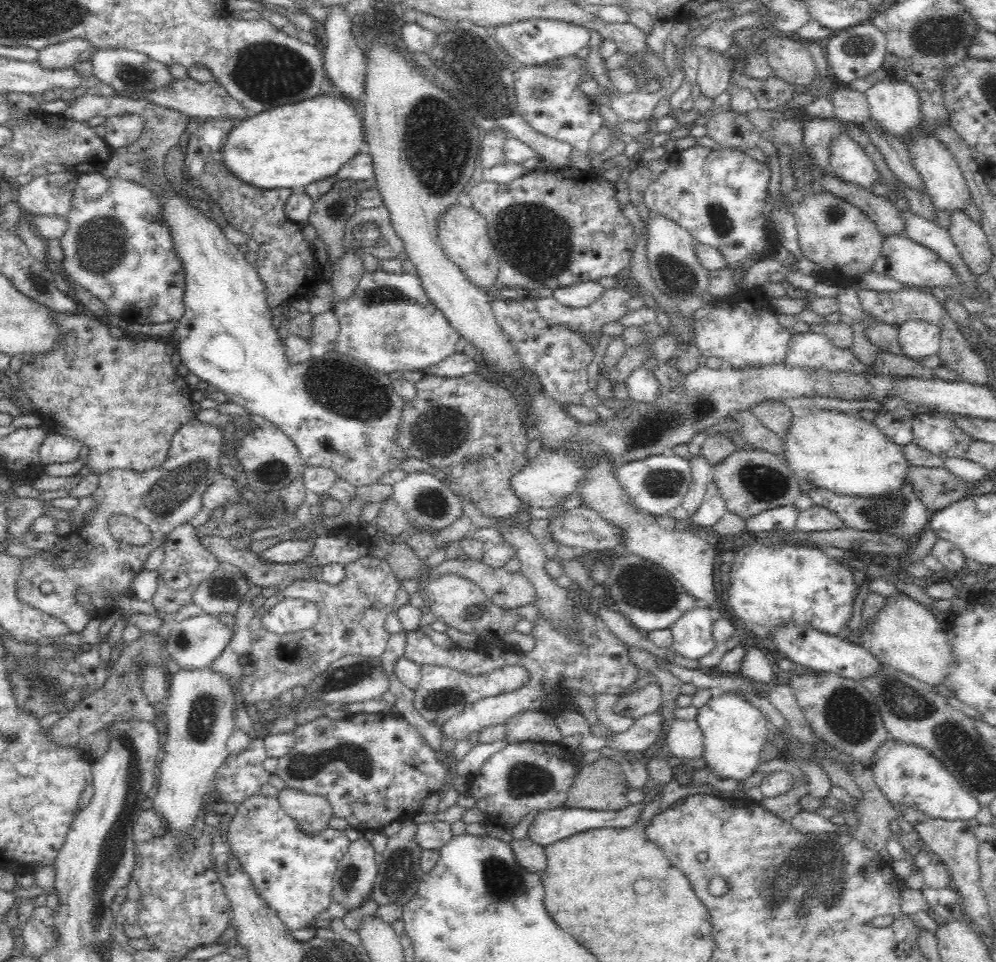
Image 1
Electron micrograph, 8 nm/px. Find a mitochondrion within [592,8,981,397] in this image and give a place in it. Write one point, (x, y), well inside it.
(939, 36)

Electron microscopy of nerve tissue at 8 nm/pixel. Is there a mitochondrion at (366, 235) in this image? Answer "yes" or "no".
yes

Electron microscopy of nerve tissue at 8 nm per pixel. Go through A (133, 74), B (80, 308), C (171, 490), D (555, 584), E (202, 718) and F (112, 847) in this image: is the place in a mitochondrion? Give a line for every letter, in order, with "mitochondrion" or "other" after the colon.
A: mitochondrion
B: other
C: mitochondrion
D: other
E: mitochondrion
F: mitochondrion

